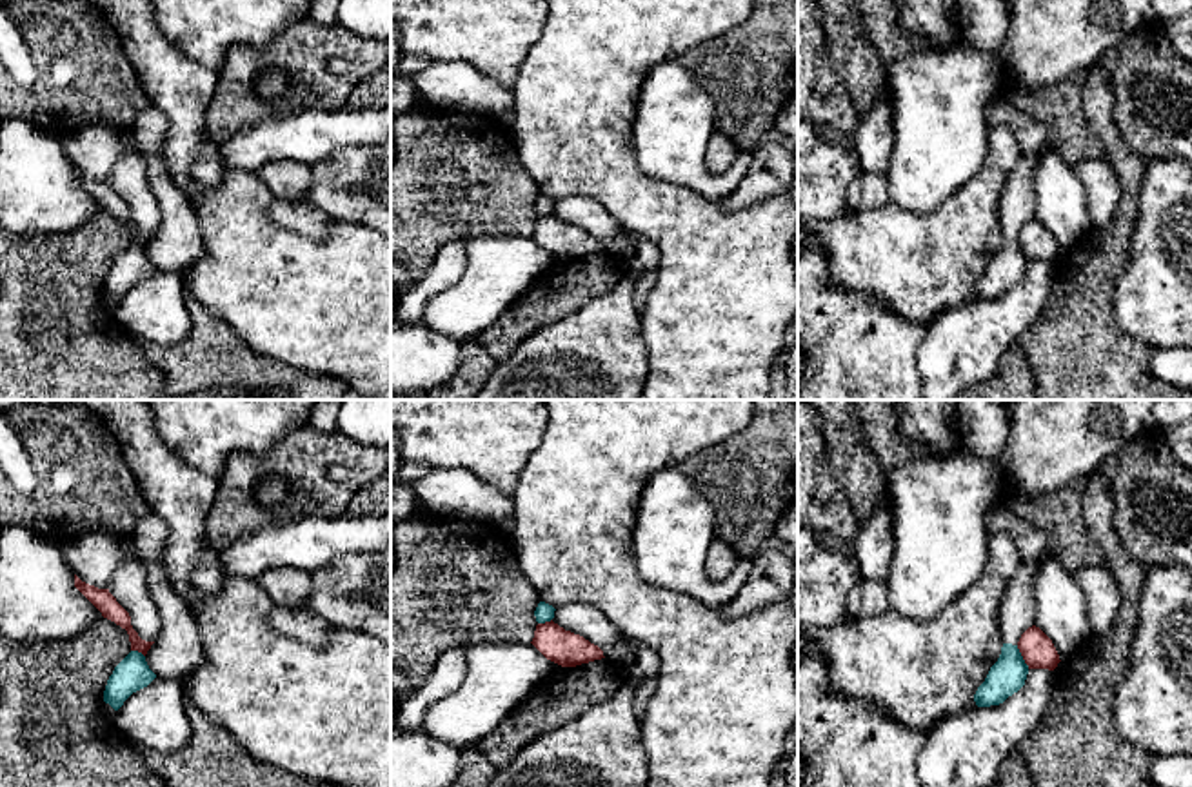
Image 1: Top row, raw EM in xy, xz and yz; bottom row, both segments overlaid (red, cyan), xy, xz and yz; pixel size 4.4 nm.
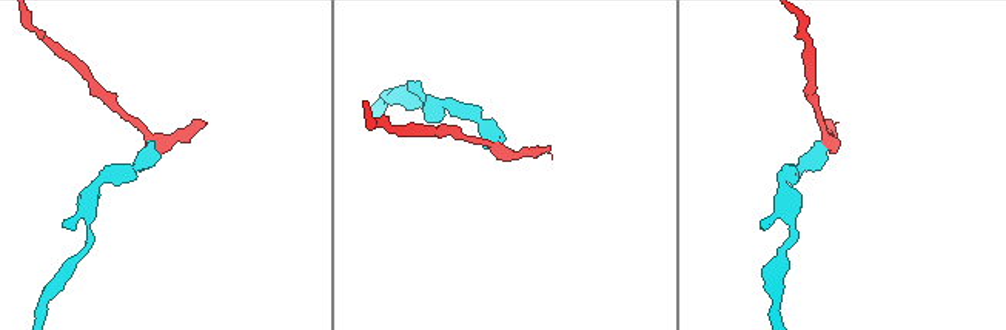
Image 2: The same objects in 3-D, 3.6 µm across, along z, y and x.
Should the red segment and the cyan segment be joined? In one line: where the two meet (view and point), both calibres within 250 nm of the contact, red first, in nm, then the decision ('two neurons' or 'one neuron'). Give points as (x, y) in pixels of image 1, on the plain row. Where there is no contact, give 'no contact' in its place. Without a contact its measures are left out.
meets red in yz at (1022, 248); 150 nm thick on the red side, 160 nm on the other; two neurons

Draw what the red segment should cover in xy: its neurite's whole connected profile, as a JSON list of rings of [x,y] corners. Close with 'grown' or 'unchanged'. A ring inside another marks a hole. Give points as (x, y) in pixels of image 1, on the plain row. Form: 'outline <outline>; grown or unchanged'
outline [[[76,167],[74,180],[102,205],[104,211],[114,214],[127,224],[131,244],[138,244],[144,249],[147,247],[154,234],[145,234],[138,229],[138,225],[131,218],[129,205],[116,194],[109,182],[98,182],[94,178],[89,178],[82,174]]]; unchanged

